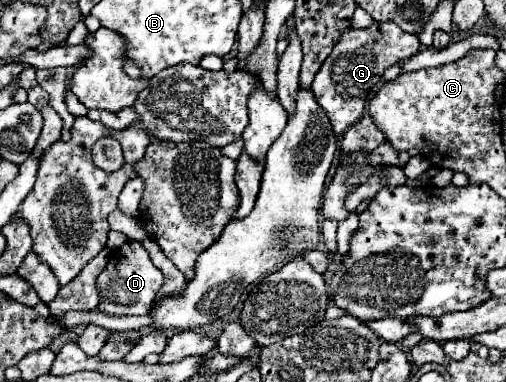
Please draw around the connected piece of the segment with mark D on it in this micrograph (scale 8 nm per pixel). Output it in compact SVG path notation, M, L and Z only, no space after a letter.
M126 242L118 252L108 260L108 266L98 276L100 304L98 310L108 316L142 316L148 314L148 308L164 284L164 274L152 264L146 248L140 242Z

